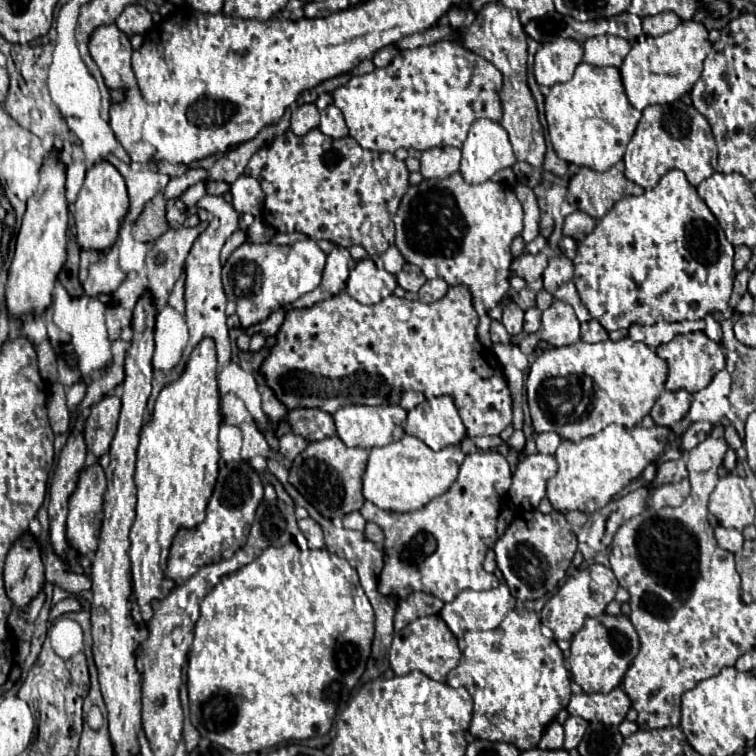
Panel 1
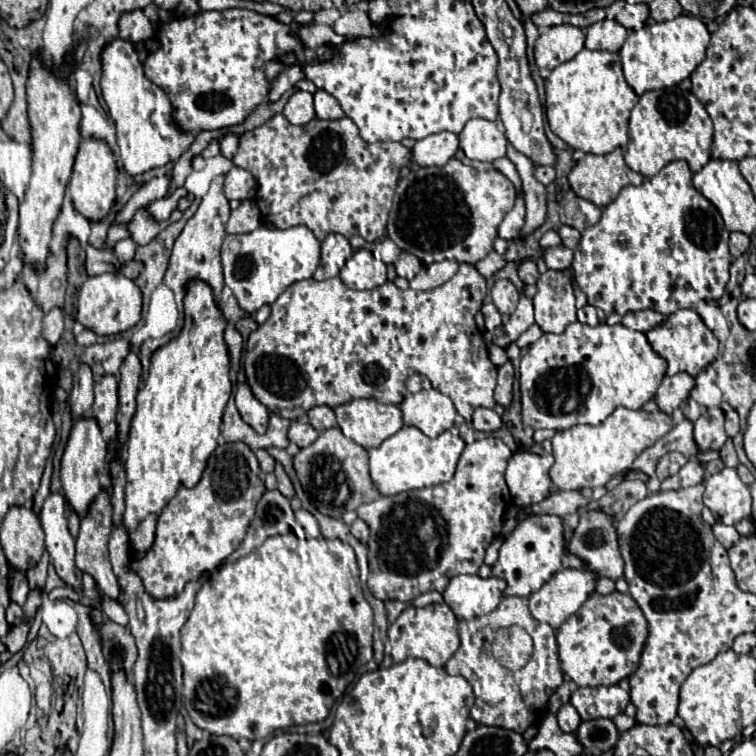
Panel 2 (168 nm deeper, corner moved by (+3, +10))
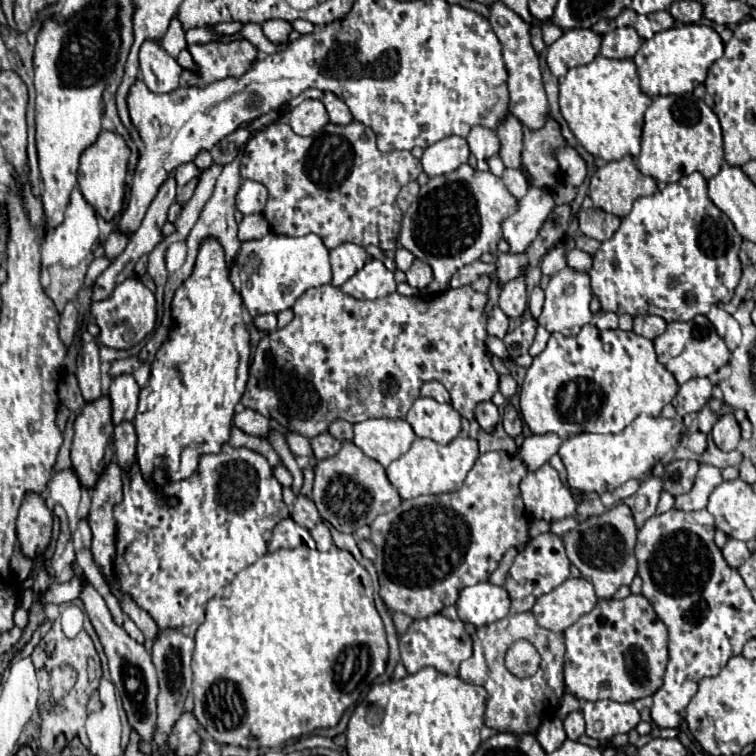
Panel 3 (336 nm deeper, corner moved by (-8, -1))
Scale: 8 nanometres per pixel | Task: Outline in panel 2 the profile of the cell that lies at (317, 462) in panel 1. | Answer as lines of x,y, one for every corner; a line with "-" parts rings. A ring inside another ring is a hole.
339,428
323,430
311,446
301,448
301,452
295,456
295,470
311,504
321,514
331,518
341,518
343,512
357,510
357,506
373,502
381,496
373,488
373,480
369,476
367,450
343,436

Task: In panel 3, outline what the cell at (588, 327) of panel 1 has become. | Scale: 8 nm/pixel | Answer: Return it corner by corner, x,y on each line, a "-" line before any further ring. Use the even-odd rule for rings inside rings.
596,313
592,323
598,329
616,329
618,327
618,317
614,313

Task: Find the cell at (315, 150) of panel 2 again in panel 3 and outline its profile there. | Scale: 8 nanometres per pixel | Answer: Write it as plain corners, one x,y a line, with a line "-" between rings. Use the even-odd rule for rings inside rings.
274,121
248,139
240,165
240,175
244,179
262,183
270,193
264,217
268,219
274,233
288,237
314,233
328,249
334,249
342,243
354,243
360,247
376,245
382,251
394,251
402,219
396,197
400,189
406,183
414,181
420,173
422,165
416,157
412,157
410,151
392,151
386,155
380,153
376,147
374,131
358,121
352,121
348,125
328,123
310,137
296,135
286,121

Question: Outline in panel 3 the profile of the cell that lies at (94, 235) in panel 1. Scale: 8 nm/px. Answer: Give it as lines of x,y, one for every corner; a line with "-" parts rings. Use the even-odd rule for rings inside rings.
102,131
94,145
90,145
80,157
78,169
78,187
84,199
94,207
96,215
104,221
112,221
124,205
124,187
126,187
126,171
128,171
128,157
130,149
126,147
124,139
118,133

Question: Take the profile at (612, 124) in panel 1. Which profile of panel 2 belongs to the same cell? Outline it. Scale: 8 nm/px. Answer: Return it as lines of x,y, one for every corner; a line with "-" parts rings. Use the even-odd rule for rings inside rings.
583,48
575,58
559,64
551,76
545,80
547,88
547,102
545,102
545,114
551,130
563,138
573,150
583,150
589,154
609,154
615,148
627,146
627,124
631,108
637,104
639,96
633,92
633,88
625,82
619,54
605,52
605,50
587,50

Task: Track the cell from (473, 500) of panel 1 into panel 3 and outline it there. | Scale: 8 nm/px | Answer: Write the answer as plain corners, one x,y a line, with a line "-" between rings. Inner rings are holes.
490,451
476,459
462,489
444,495
422,495
410,501
402,501
400,507
390,513
378,515
372,529
372,543
376,545
378,557
374,561
380,583
380,597
390,611
400,611
412,619
426,619
438,613
446,605
454,605
458,593
488,577
498,567
500,559
512,545
528,541
528,515
520,499
518,483
528,473
526,463
518,455
506,451

